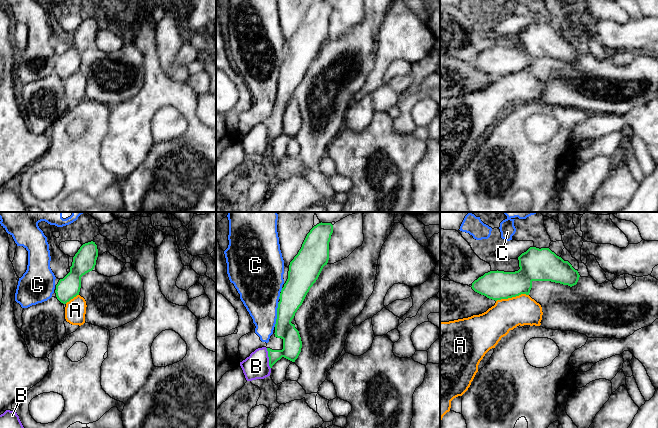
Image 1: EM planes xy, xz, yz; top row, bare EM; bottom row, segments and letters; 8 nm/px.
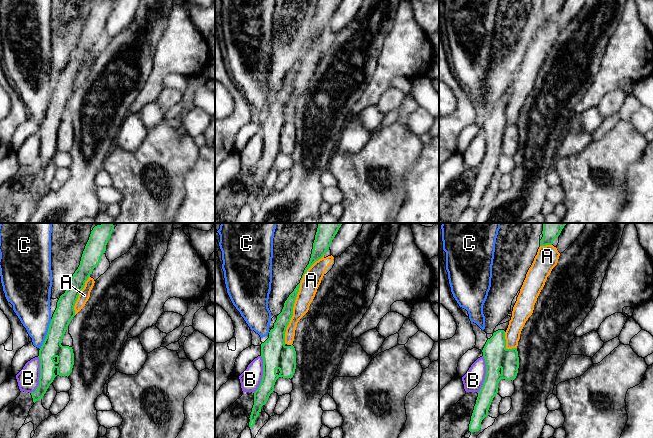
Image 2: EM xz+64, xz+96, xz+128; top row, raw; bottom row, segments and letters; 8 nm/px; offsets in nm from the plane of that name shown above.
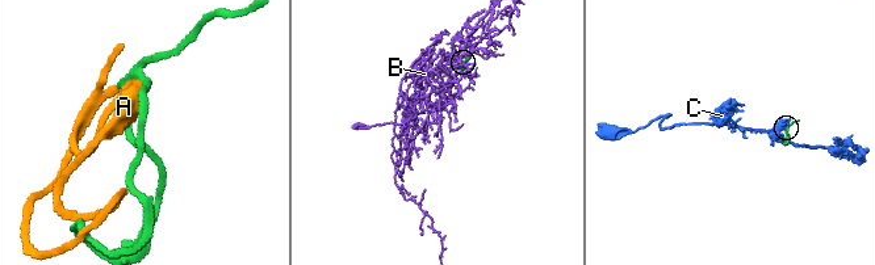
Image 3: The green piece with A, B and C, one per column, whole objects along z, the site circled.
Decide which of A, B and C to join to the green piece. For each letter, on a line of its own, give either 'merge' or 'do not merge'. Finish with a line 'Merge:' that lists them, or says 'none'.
A: merge
B: do not merge
C: do not merge
Merge: A

